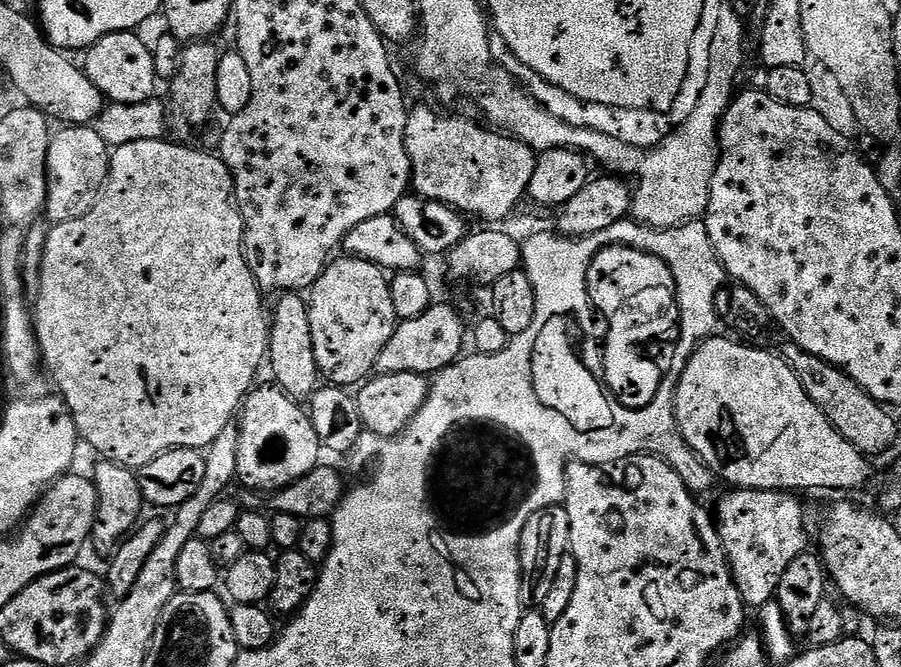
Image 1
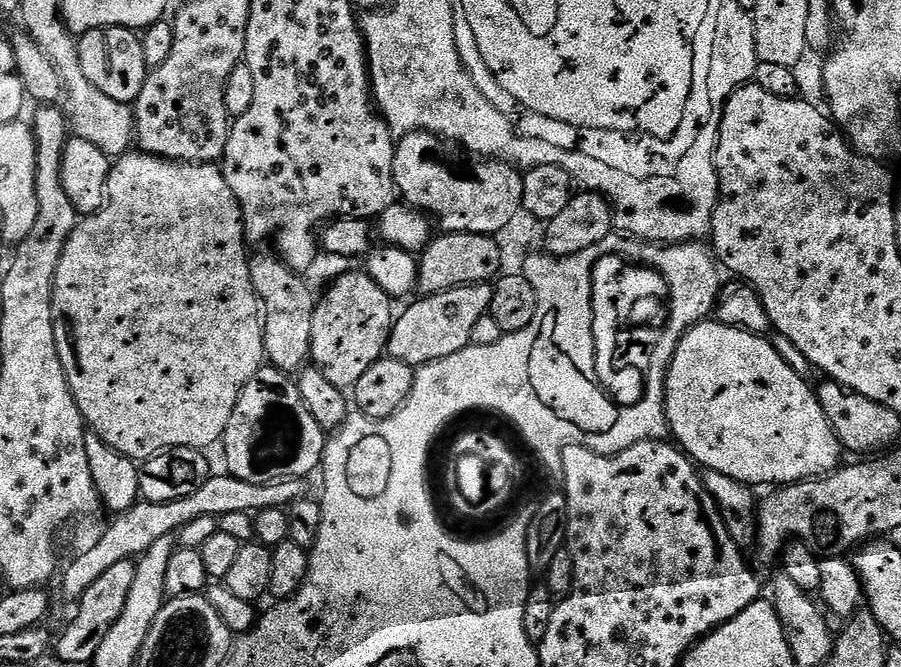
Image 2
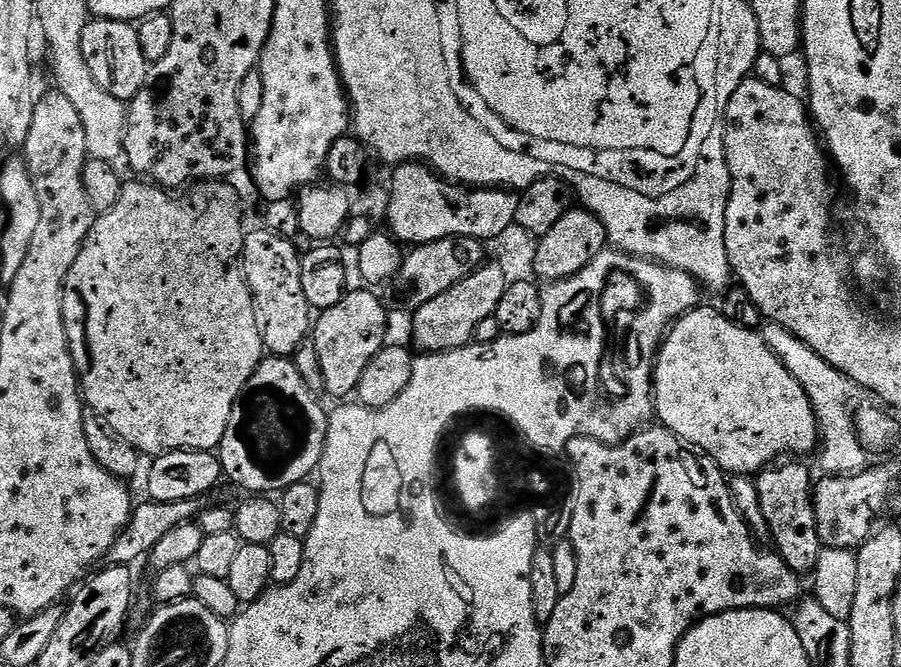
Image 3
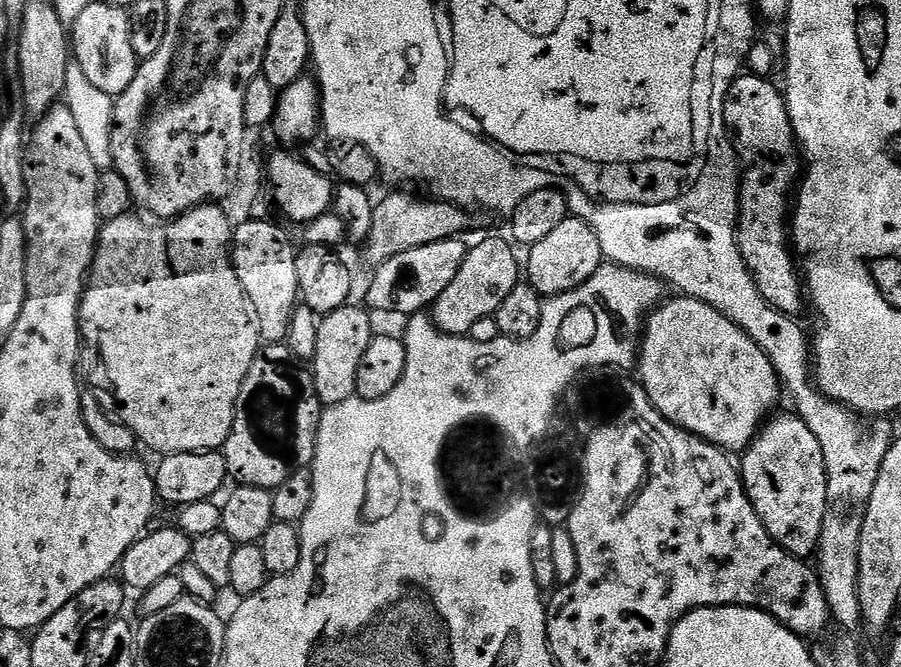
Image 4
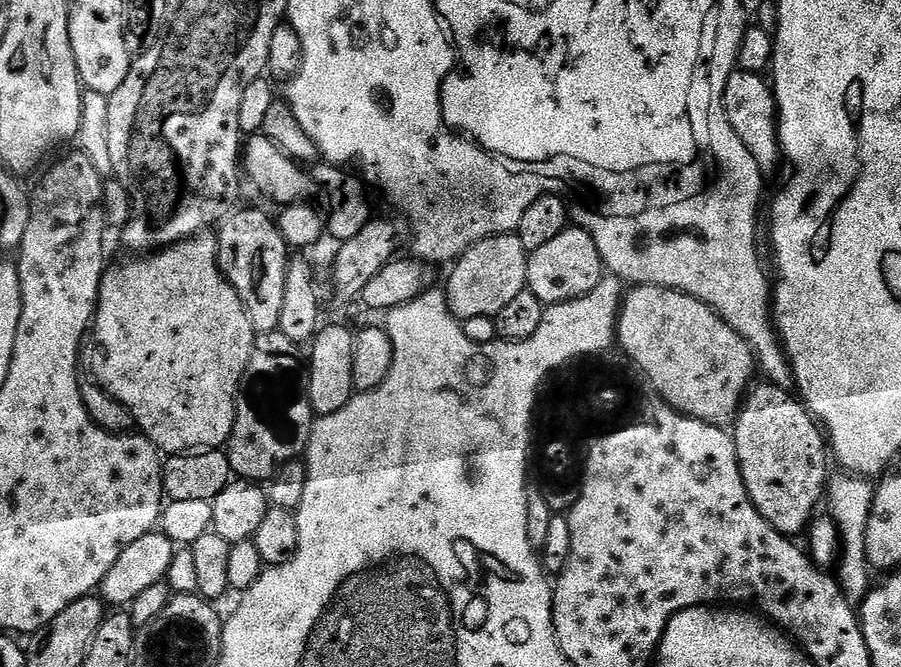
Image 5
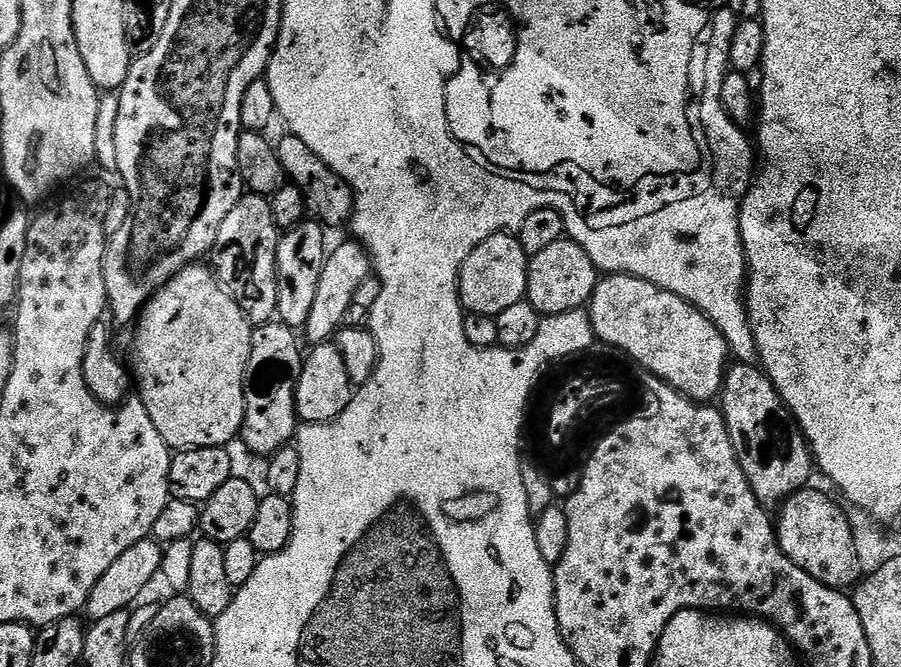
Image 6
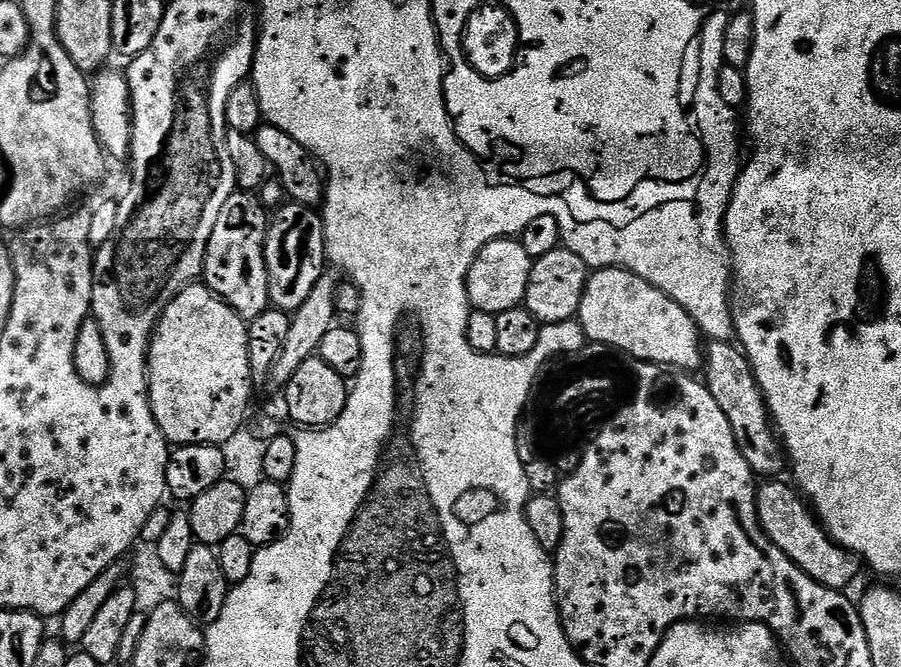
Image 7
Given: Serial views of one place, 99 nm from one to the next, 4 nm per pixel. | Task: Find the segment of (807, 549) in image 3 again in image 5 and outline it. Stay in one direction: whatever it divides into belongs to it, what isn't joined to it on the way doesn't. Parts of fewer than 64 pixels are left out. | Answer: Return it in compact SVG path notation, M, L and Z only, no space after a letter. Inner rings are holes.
M767 382L753 383L749 387L744 402L740 406L738 419L734 424L734 439L736 442L736 457L738 458L738 466L740 473L744 479L746 490L750 494L750 498L754 502L754 506L758 510L758 514L762 514L762 518L766 522L770 522L770 526L774 526L774 530L778 530L785 538L796 538L800 531L802 533L812 524L814 517L817 515L816 507L821 507L822 501L826 496L826 489L830 483L830 471L828 472L828 460L830 464L830 448L826 443L825 433L822 431L821 425L812 419L811 412L804 407L803 403L792 392L782 390L778 386Z

